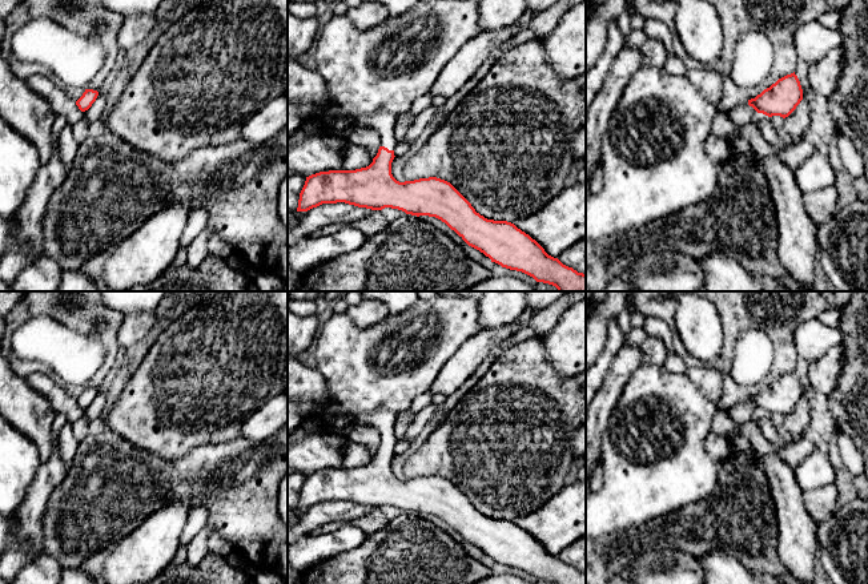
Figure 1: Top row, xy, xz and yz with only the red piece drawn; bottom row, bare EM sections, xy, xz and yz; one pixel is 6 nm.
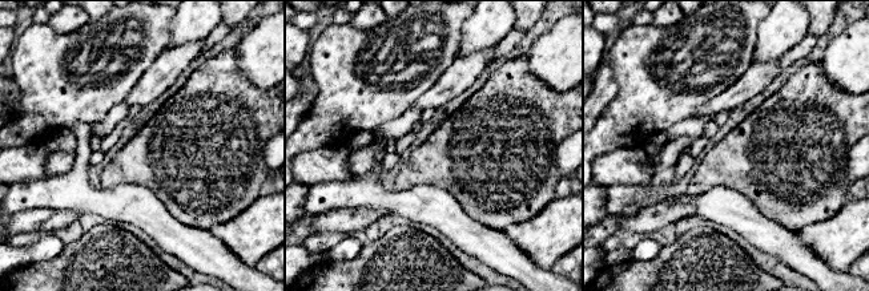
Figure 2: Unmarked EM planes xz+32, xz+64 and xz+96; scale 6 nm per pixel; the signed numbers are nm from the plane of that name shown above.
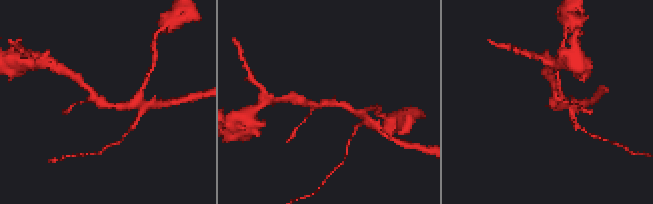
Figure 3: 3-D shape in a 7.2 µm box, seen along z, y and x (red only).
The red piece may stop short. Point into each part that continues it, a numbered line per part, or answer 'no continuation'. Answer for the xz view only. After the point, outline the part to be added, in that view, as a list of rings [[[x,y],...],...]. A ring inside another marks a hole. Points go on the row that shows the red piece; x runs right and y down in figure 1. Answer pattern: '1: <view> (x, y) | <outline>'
1: xz (384, 123) | [[[378,110],[375,113],[357,117],[346,117],[334,122],[330,128],[330,134],[347,138],[355,128],[371,128],[379,134],[381,146],[394,150],[398,144],[394,136],[397,120],[398,114],[386,110]]]

